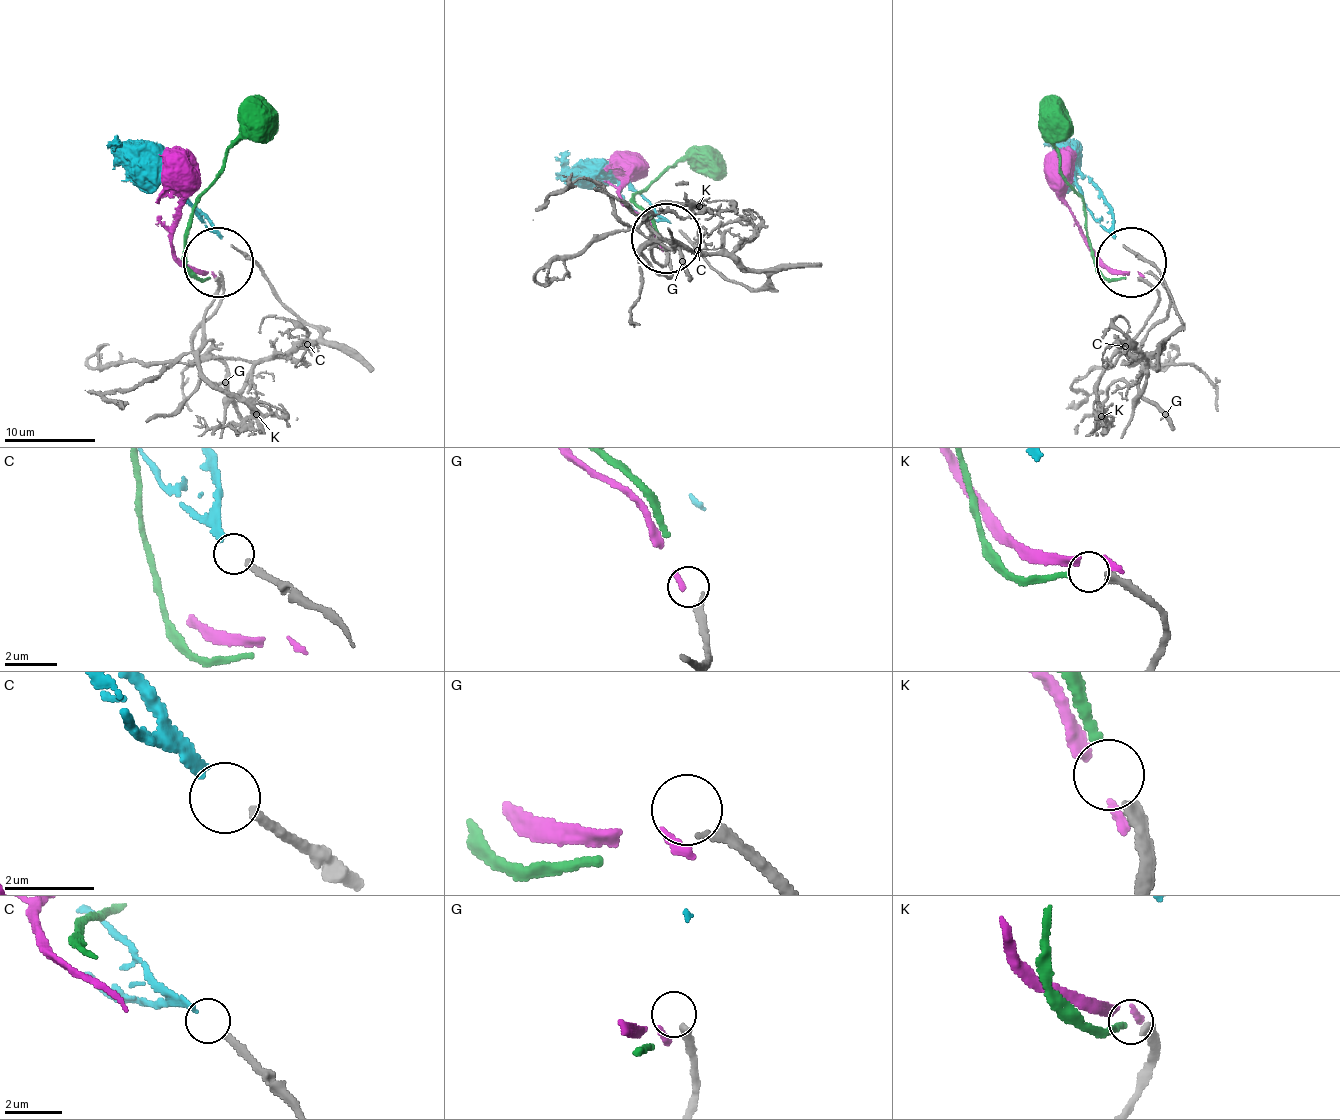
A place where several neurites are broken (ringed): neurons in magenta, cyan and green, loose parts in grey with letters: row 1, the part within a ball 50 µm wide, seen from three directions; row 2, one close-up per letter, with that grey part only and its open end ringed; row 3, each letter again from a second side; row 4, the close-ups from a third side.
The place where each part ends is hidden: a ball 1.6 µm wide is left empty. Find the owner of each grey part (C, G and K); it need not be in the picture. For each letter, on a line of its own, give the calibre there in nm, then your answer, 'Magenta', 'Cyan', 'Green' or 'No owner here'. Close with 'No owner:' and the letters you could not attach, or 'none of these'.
C: Thickness 240 nm. Cyan
G: Thickness 200 nm. No owner here
K: Thickness 280 nm. Green
No owner: G

